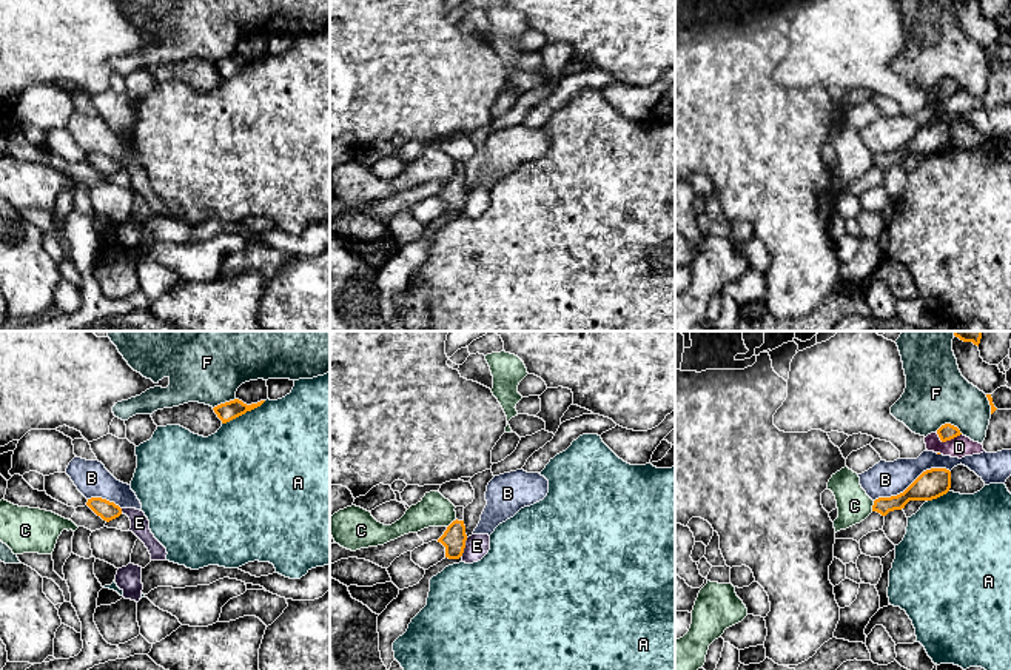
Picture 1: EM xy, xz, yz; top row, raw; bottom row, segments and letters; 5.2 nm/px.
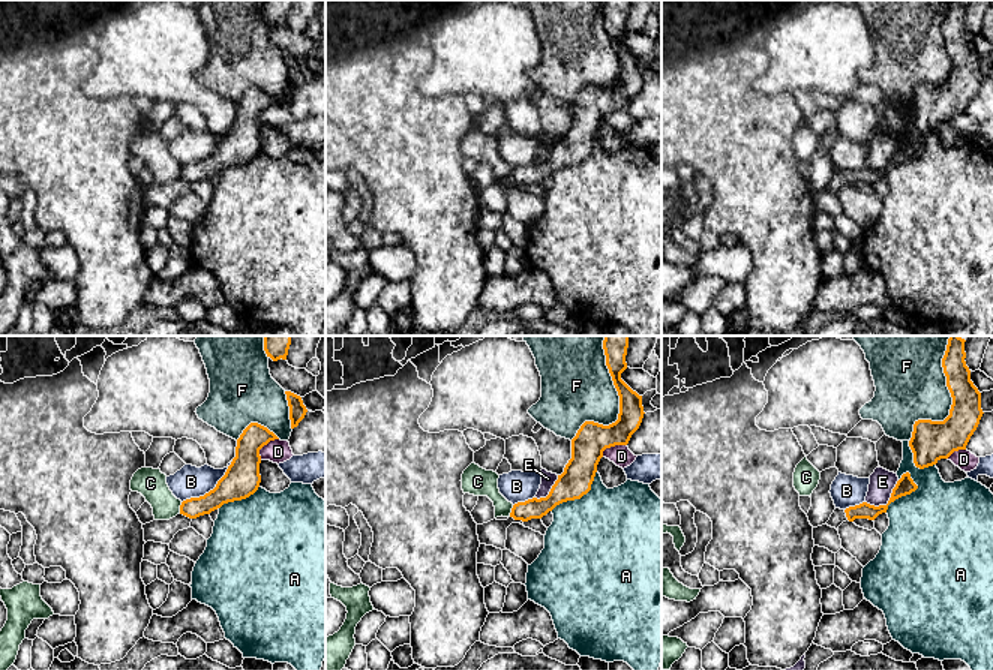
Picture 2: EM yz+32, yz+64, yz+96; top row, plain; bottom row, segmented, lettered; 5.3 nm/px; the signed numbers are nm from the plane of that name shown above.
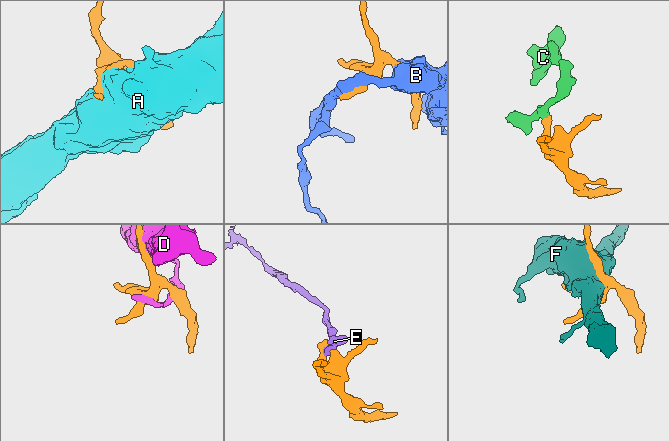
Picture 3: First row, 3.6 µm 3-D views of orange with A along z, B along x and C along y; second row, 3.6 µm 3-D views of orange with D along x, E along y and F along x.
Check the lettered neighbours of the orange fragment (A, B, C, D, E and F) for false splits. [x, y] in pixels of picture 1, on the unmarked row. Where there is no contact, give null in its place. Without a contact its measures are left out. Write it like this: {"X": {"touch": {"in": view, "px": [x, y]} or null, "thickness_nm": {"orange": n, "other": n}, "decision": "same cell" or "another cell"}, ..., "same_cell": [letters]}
{"A": {"touch": {"in": "xy", "px": [244, 68]}, "thickness_nm": {"orange": 100, "other": 500}, "decision": "another cell"}, "B": {"touch": {"in": "yz", "px": [913, 137]}, "thickness_nm": {"orange": 160, "other": 190}, "decision": "another cell"}, "C": {"touch": {"in": "yz", "px": [873, 160]}, "thickness_nm": {"orange": 100, "other": 180}, "decision": "another cell"}, "D": {"touch": {"in": "yz", "px": [947, 94]}, "thickness_nm": {"orange": 90, "other": 110}, "decision": "another cell"}, "E": {"touch": {"in": "xz", "px": [464, 202]}, "thickness_nm": {"orange": 120, "other": 130}, "decision": "another cell"}, "F": {"touch": {"in": "yz", "px": [950, 79]}, "thickness_nm": {"orange": 90, "other": 320}, "decision": "another cell"}, "same_cell": []}

